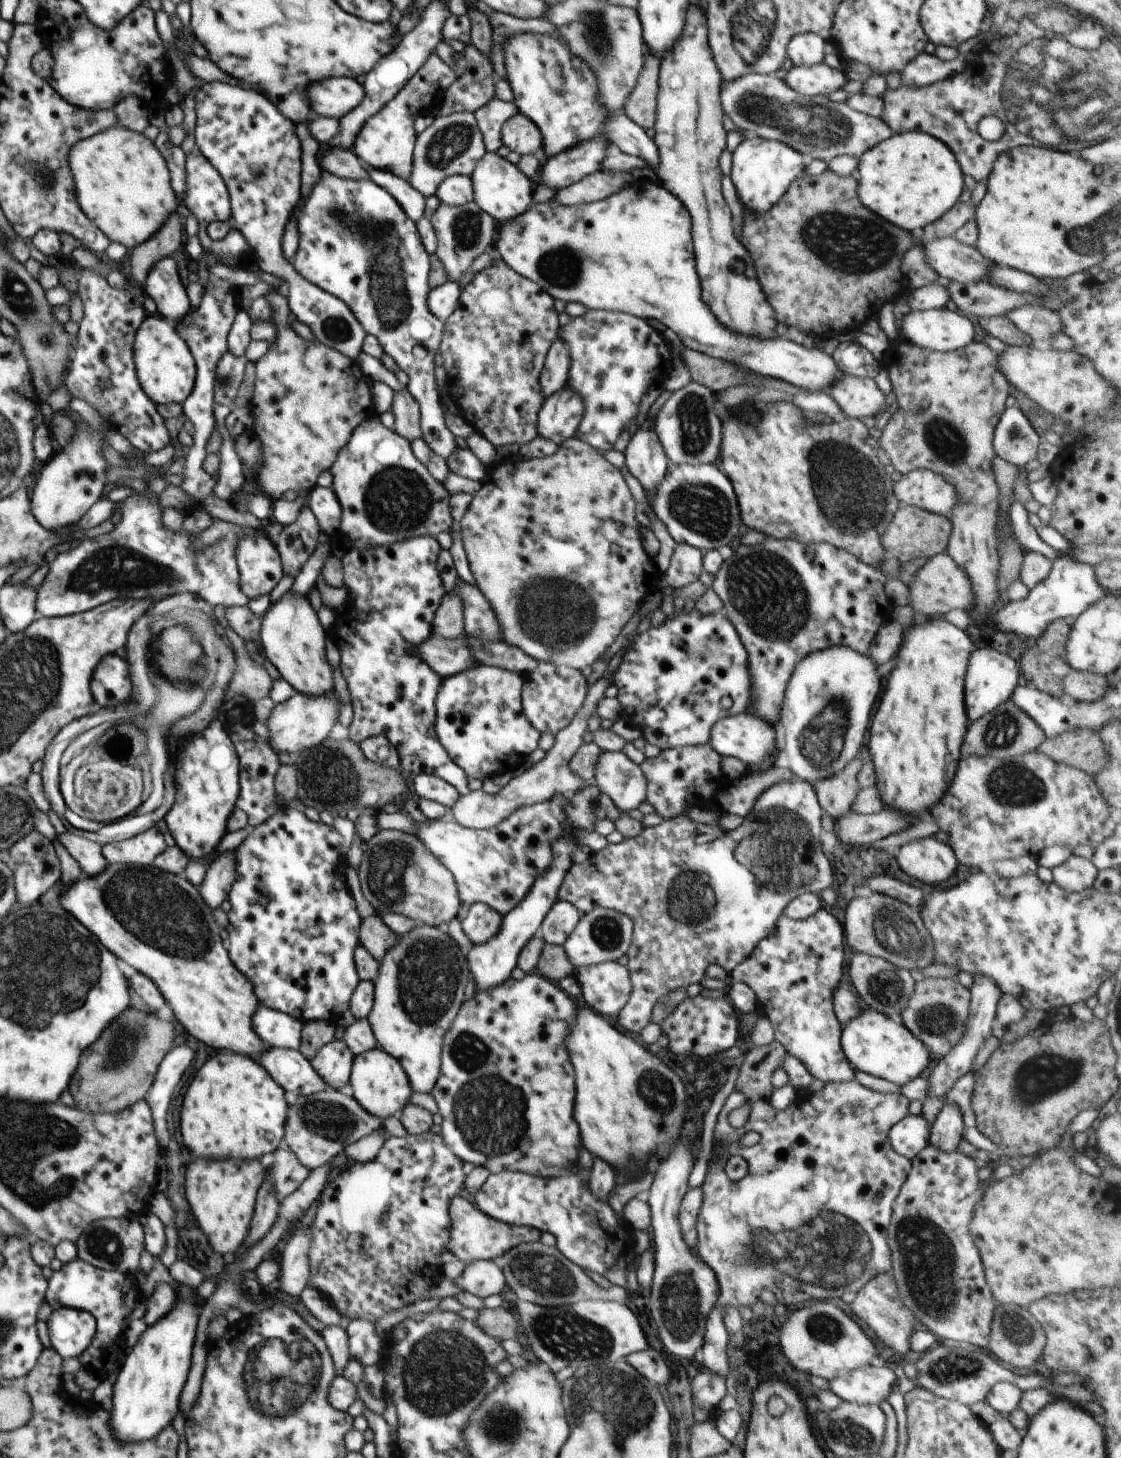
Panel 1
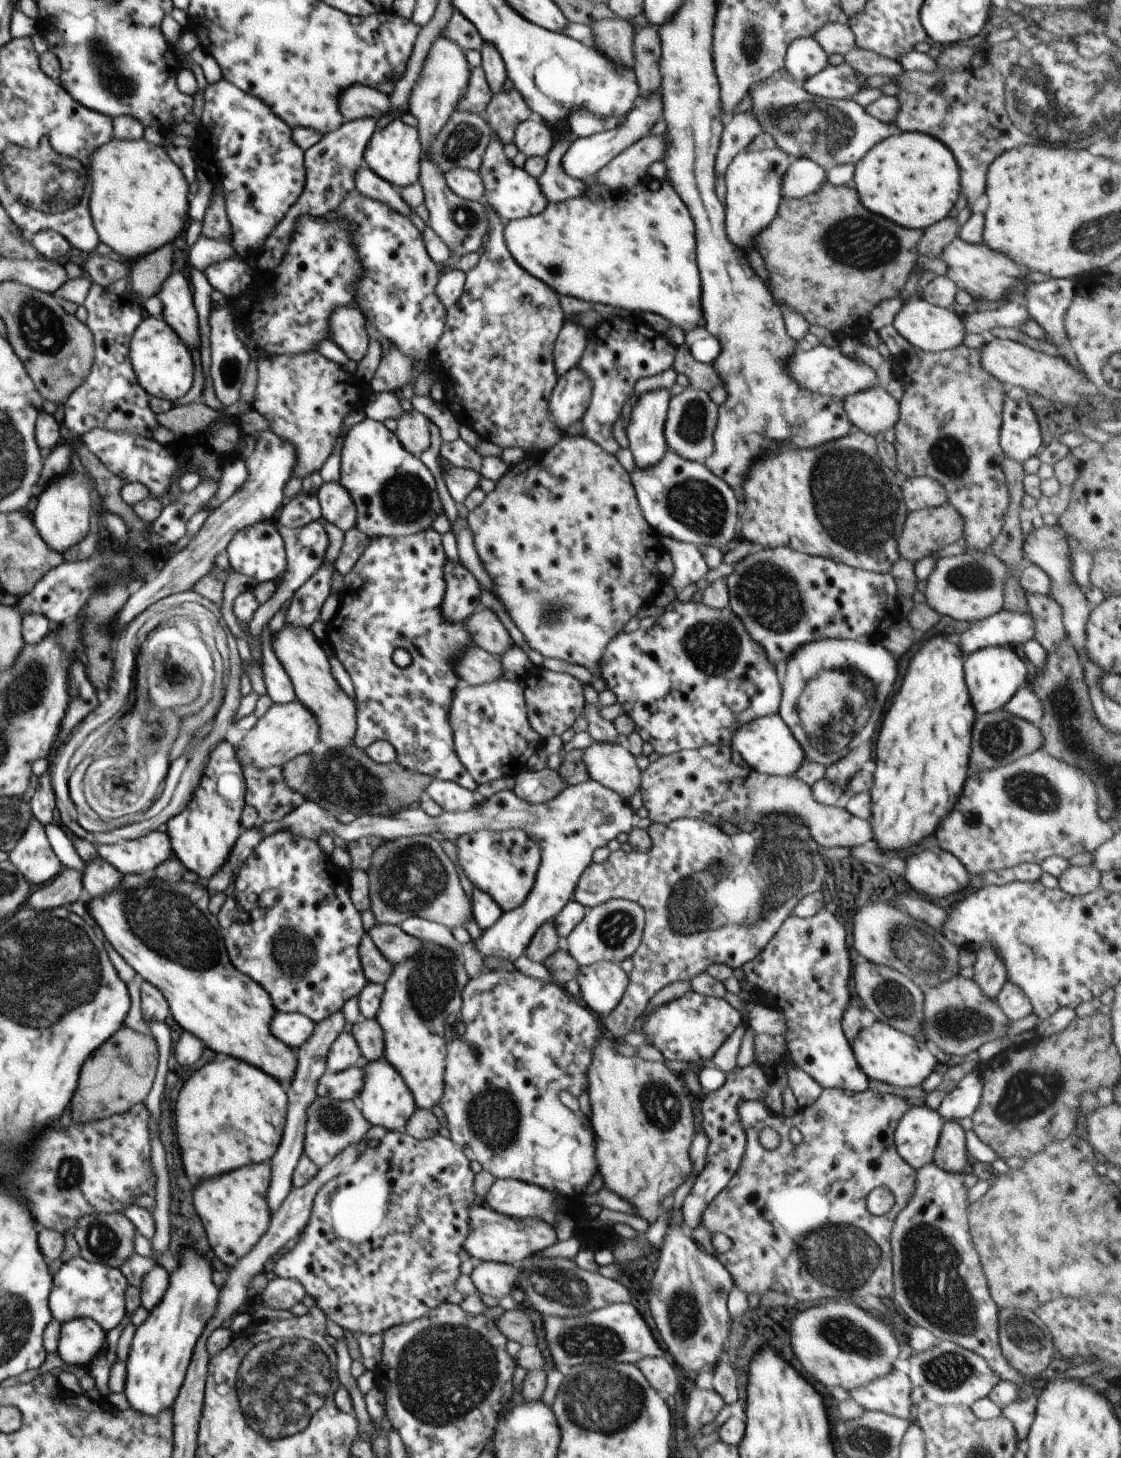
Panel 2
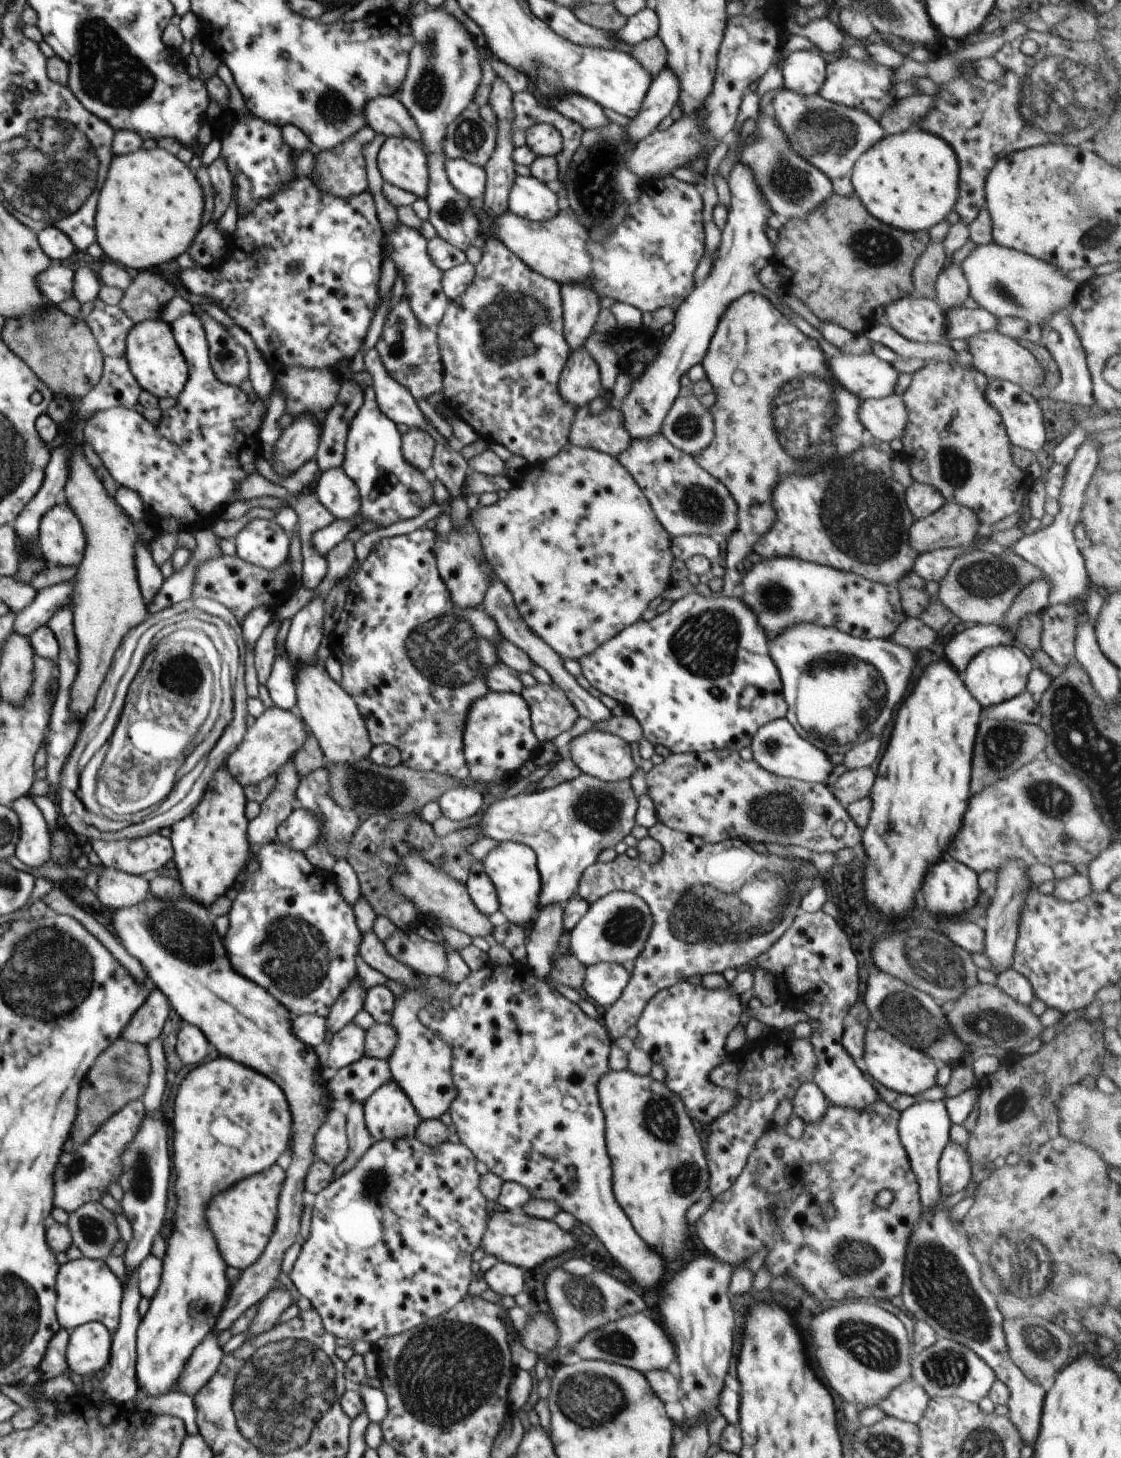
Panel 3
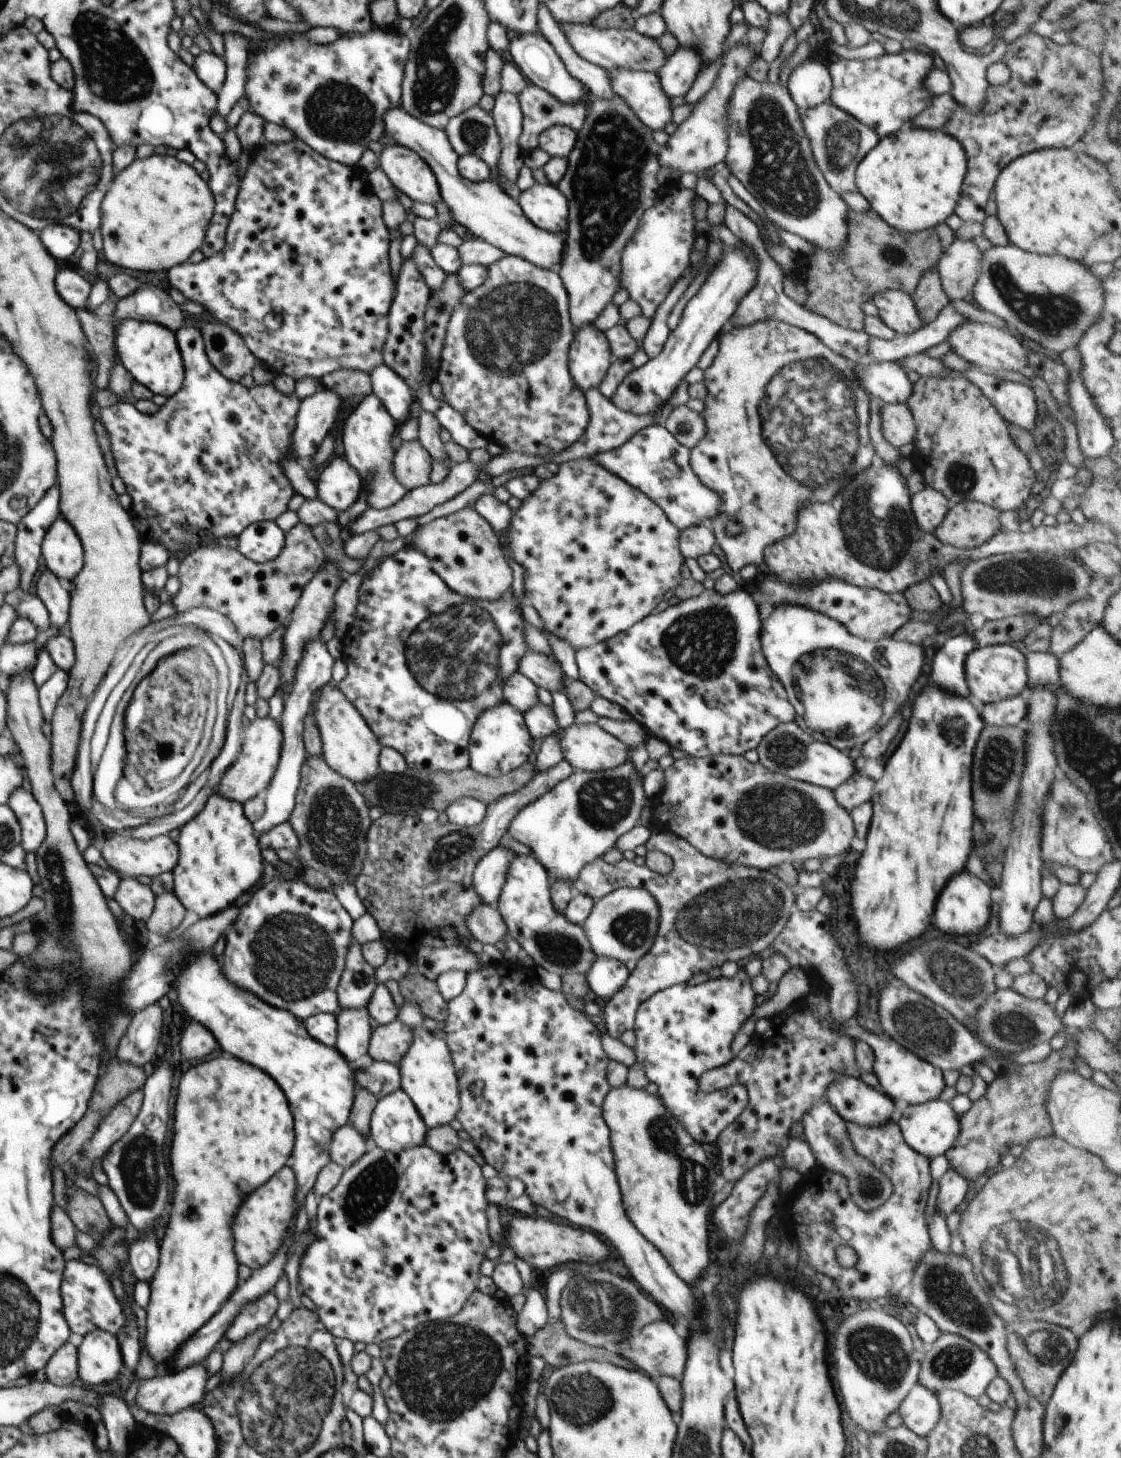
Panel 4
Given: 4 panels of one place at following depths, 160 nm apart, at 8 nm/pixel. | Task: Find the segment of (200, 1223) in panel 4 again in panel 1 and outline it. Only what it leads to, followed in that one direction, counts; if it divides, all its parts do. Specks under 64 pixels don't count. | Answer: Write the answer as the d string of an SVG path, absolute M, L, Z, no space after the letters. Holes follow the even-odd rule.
M220 1052L210 1058L194 1076L186 1090L182 1112L180 1112L180 1132L184 1144L198 1158L250 1160L259 1159L266 1153L273 1153L283 1145L286 1134L289 1104L284 1097L285 1090L270 1076L270 1073L252 1057L238 1053ZM180 1284L172 1310L169 1310L168 1314L165 1314L158 1322L147 1326L146 1330L140 1334L137 1344L128 1350L127 1357L118 1370L110 1410L111 1433L119 1441L142 1442L155 1437L165 1426L178 1423L181 1392L191 1367L191 1356L202 1304L204 1304L204 1299L197 1294L197 1289L194 1290L185 1284Z

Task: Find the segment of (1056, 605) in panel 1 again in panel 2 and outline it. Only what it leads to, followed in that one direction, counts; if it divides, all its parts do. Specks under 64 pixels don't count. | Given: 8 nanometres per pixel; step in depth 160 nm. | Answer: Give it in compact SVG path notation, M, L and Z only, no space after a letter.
M1002 609L981 621L975 621L958 640L959 649L965 656L984 647L1008 644L1014 647L1024 644L1035 636L1033 618L1028 613Z

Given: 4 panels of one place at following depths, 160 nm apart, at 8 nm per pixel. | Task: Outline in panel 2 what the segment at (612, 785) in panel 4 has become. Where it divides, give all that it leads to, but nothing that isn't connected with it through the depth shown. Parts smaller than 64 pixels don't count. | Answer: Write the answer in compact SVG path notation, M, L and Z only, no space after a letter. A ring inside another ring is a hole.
M594 779L577 785L568 785L552 800L543 803L531 803L516 796L514 791L501 790L485 799L477 809L466 812L443 811L437 817L431 817L414 805L399 810L388 817L362 815L351 823L338 821L336 814L328 813L317 802L305 800L298 808L277 821L265 822L258 827L264 836L288 830L293 835L317 841L322 834L334 838L340 837L347 843L367 836L379 836L385 840L402 837L430 835L432 832L445 832L449 836L459 837L478 831L502 832L510 829L523 829L541 850L541 861L536 880L527 899L518 908L503 911L502 916L483 931L479 939L474 940L476 948L483 956L498 956L512 963L524 954L534 933L546 921L555 916L573 898L573 892L581 874L593 862L594 851L606 847L618 834L629 833L633 828L634 811L620 794L611 791ZM600 796L604 806L599 810L594 806L594 798Z

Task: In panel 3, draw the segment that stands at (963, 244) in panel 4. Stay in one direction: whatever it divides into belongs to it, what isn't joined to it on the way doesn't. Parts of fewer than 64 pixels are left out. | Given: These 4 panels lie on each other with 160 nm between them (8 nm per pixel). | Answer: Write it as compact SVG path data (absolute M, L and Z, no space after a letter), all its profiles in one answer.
M948 263L935 283L936 302L944 311L962 307L969 297L969 288L961 266Z

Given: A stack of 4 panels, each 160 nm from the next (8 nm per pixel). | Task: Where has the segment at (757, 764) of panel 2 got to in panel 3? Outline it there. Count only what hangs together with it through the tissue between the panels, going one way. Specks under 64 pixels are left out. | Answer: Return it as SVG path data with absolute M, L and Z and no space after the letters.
M785 717L762 726L751 743L753 761L767 772L778 777L797 779L806 783L826 783L835 768L831 758L798 735Z

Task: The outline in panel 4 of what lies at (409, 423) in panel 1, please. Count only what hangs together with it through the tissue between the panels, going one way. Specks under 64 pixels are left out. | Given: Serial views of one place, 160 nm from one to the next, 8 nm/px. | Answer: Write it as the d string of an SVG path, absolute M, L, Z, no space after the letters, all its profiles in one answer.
M418 439L412 442L399 441L397 444L393 472L406 490L428 485L432 464L432 456Z

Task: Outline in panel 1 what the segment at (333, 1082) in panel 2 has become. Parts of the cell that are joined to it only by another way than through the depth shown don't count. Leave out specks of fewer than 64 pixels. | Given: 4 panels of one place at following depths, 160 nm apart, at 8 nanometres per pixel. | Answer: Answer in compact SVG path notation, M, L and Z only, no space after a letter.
M268 1047L259 1056L258 1062L285 1092L294 1092L296 1096L308 1096L332 1089L314 1070L311 1062L303 1057L299 1049Z

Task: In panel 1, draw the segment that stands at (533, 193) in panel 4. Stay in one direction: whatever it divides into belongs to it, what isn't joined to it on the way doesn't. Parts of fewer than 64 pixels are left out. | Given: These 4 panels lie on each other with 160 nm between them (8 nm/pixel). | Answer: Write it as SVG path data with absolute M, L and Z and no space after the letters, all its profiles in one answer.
M497 151L487 152L471 174L476 204L496 222L508 222L533 206L535 182Z

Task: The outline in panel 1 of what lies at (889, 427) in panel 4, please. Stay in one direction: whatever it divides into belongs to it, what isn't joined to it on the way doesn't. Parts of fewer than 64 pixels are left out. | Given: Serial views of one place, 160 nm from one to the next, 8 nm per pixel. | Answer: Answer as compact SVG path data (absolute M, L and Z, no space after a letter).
M845 374L829 391L848 419L876 418L885 406L885 394L878 388L875 379Z

